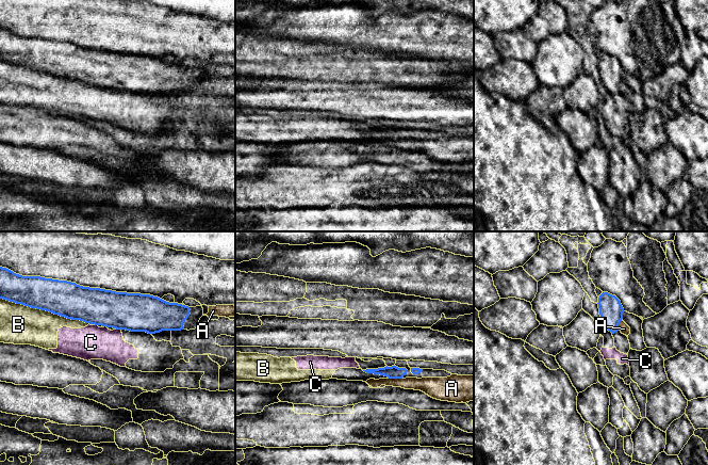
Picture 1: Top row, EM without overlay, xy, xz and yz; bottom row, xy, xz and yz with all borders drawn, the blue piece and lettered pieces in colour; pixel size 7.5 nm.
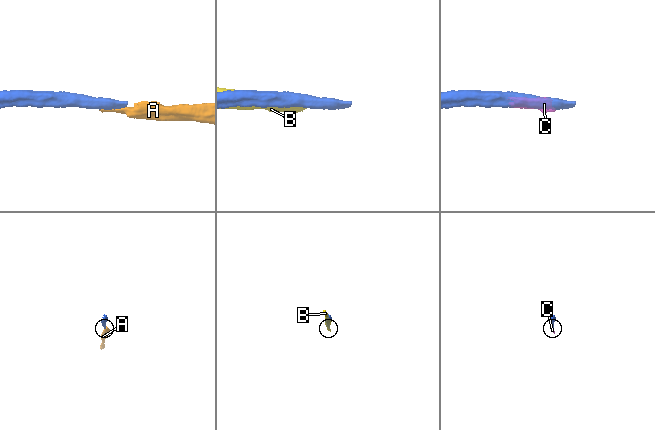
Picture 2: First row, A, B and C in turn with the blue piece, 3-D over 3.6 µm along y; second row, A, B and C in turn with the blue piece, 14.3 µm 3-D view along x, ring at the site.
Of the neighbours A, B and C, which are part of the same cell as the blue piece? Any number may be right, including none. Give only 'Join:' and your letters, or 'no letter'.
Join: A

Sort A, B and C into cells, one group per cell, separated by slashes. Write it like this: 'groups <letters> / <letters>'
groups A / B C

